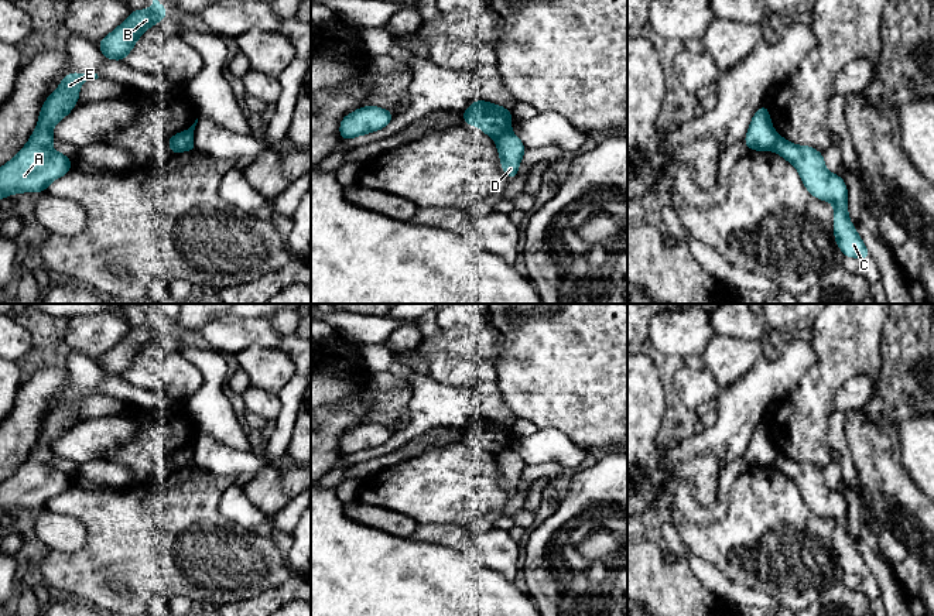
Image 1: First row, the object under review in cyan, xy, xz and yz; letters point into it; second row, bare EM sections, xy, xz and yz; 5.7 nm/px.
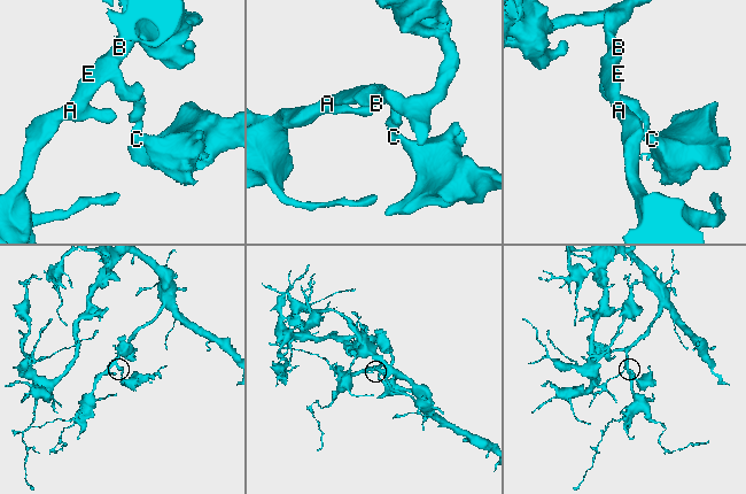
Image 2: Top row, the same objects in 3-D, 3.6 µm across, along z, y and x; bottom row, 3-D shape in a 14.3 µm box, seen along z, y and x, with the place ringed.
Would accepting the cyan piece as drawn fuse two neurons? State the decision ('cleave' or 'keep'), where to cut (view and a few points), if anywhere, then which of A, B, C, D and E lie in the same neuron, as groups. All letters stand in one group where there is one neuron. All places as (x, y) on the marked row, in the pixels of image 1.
cleave; cut in xz along (509, 130), (495, 139); A B E / C D

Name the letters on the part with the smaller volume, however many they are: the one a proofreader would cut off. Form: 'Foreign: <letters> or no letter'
Foreign: C, D

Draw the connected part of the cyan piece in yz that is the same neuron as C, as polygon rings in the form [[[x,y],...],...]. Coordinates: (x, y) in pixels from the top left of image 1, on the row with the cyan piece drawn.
[[[780,136],[772,150],[797,168],[804,186],[812,196],[834,203],[834,237],[844,256],[862,261],[869,259],[865,243],[848,218],[846,184],[838,174],[827,171],[824,155],[812,147],[796,146]]]

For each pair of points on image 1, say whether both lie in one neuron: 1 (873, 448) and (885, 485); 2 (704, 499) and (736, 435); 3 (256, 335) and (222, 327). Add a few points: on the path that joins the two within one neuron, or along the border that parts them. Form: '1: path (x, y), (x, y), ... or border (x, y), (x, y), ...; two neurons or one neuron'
1: path (873, 457), (881, 476); one neuron
2: path (704, 482), (704, 465), (719, 449); one neuron
3: path (247, 332), (231, 332); one neuron

